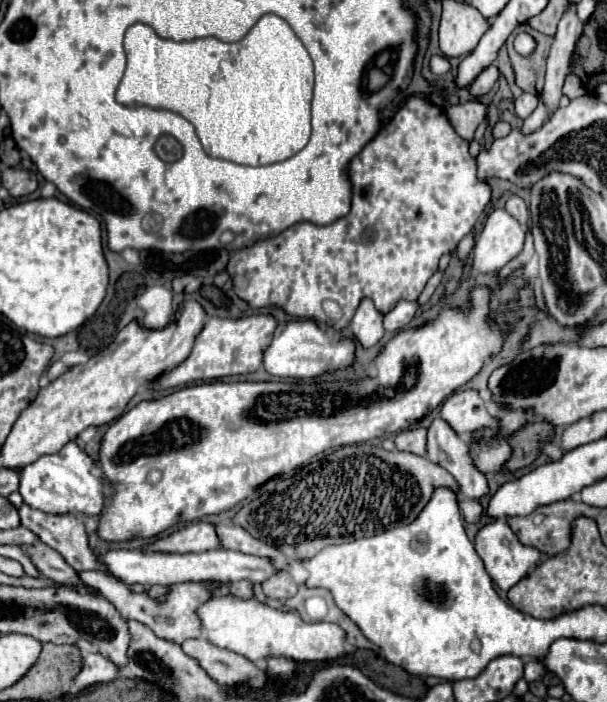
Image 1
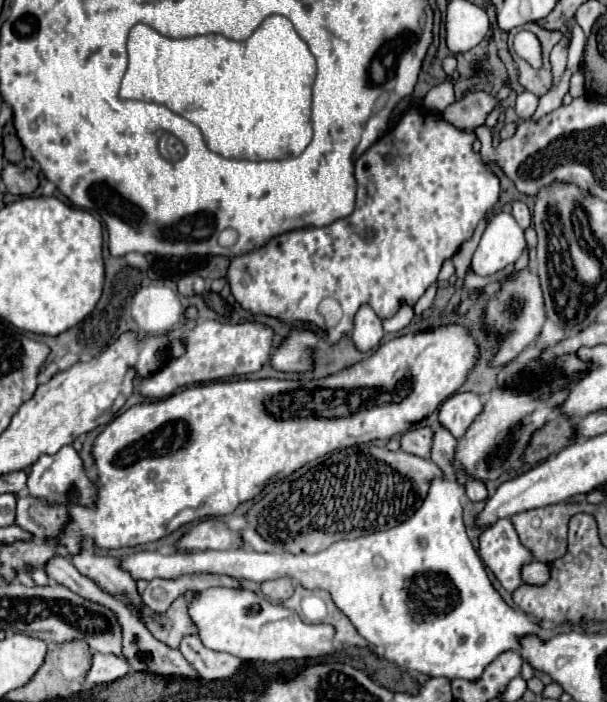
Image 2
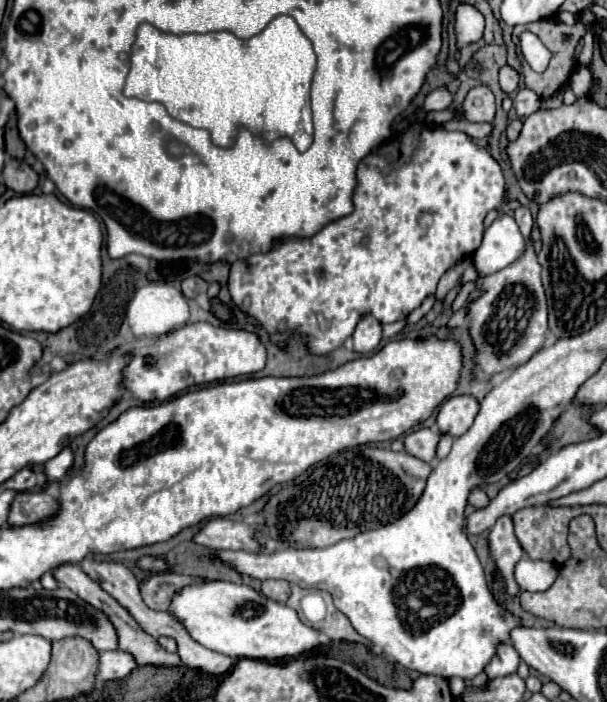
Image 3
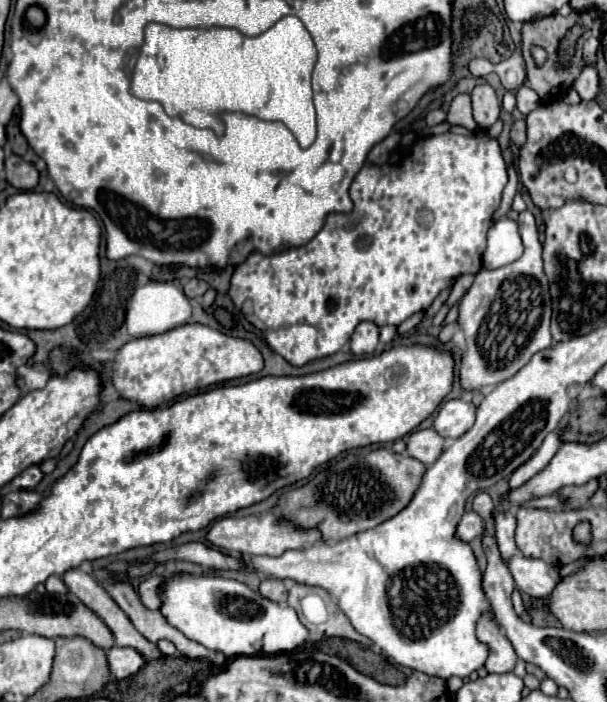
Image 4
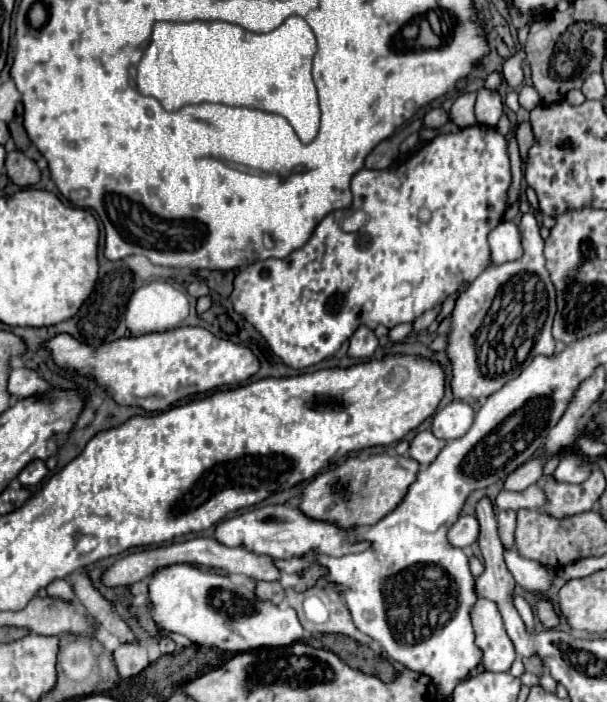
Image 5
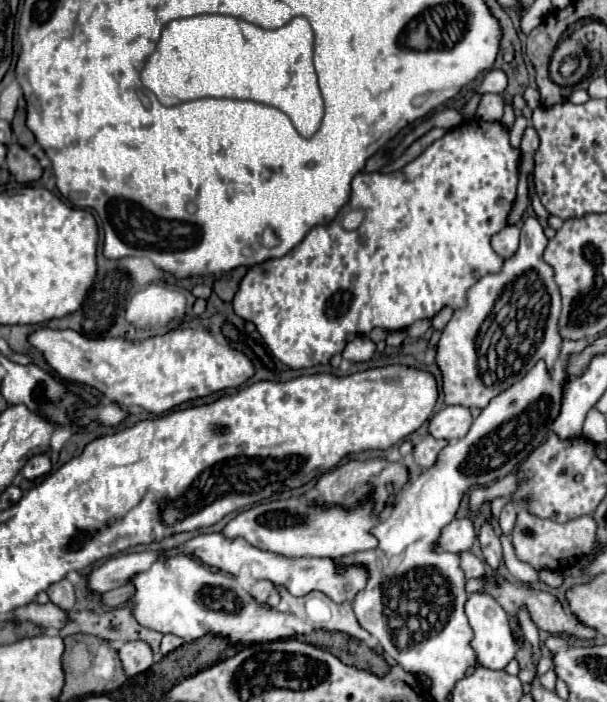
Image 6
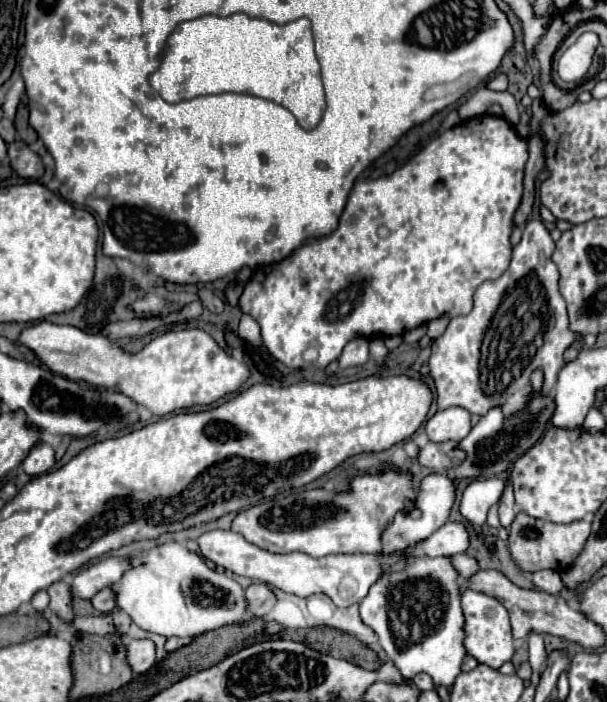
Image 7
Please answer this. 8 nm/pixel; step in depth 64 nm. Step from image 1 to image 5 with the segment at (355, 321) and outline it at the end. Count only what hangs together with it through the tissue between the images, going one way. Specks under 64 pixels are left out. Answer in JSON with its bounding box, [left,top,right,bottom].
[348,326,378,358]

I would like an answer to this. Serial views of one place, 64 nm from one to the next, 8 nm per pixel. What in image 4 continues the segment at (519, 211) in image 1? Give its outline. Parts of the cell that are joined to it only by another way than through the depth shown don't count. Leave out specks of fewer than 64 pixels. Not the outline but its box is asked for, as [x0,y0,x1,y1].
[458,210,552,390]

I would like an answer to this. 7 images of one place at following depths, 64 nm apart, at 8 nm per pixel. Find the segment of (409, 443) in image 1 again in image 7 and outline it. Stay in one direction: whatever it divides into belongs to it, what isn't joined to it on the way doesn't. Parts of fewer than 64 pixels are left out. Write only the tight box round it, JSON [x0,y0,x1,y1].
[416,442,452,472]

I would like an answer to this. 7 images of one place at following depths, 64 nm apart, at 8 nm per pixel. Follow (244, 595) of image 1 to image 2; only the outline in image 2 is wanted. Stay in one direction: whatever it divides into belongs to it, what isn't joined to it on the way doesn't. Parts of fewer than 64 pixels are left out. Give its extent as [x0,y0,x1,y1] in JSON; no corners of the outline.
[142,576,240,612]

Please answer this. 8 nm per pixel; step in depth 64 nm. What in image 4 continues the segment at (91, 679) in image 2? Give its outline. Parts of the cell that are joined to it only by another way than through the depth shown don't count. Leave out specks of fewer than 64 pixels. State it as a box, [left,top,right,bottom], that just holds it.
[106,646,144,680]

